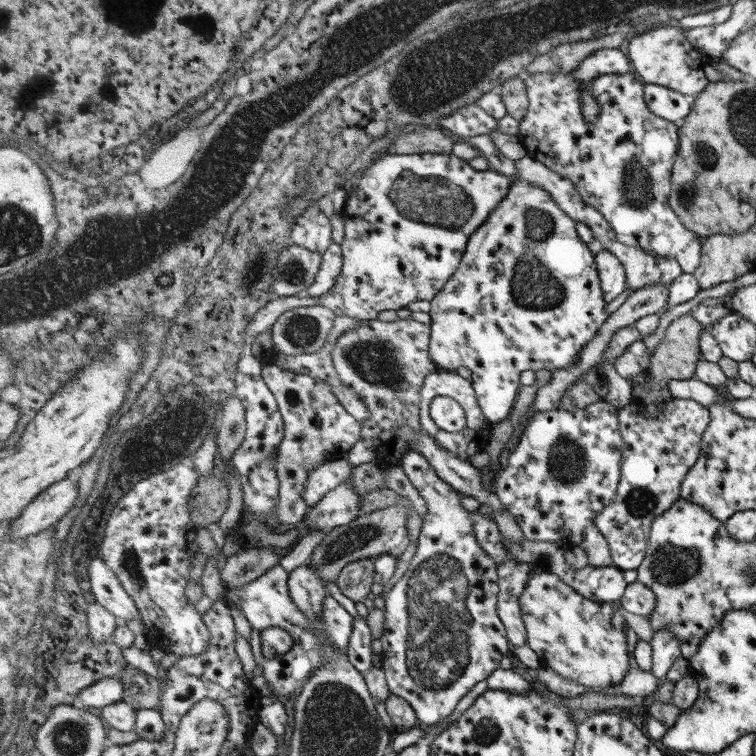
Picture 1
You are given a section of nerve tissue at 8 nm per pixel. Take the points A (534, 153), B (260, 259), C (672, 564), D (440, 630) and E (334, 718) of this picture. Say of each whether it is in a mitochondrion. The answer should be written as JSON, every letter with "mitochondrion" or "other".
{"A":"other","B":"mitochondrion","C":"mitochondrion","D":"mitochondrion","E":"mitochondrion"}

